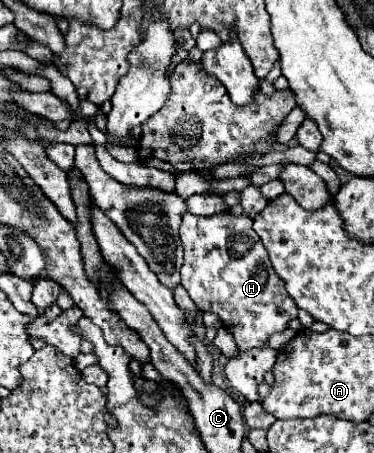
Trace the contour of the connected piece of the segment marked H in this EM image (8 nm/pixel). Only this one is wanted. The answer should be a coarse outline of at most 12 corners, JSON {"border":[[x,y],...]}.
{"border":[[182,216],[182,286],[242,352],[298,306],[252,218]]}

